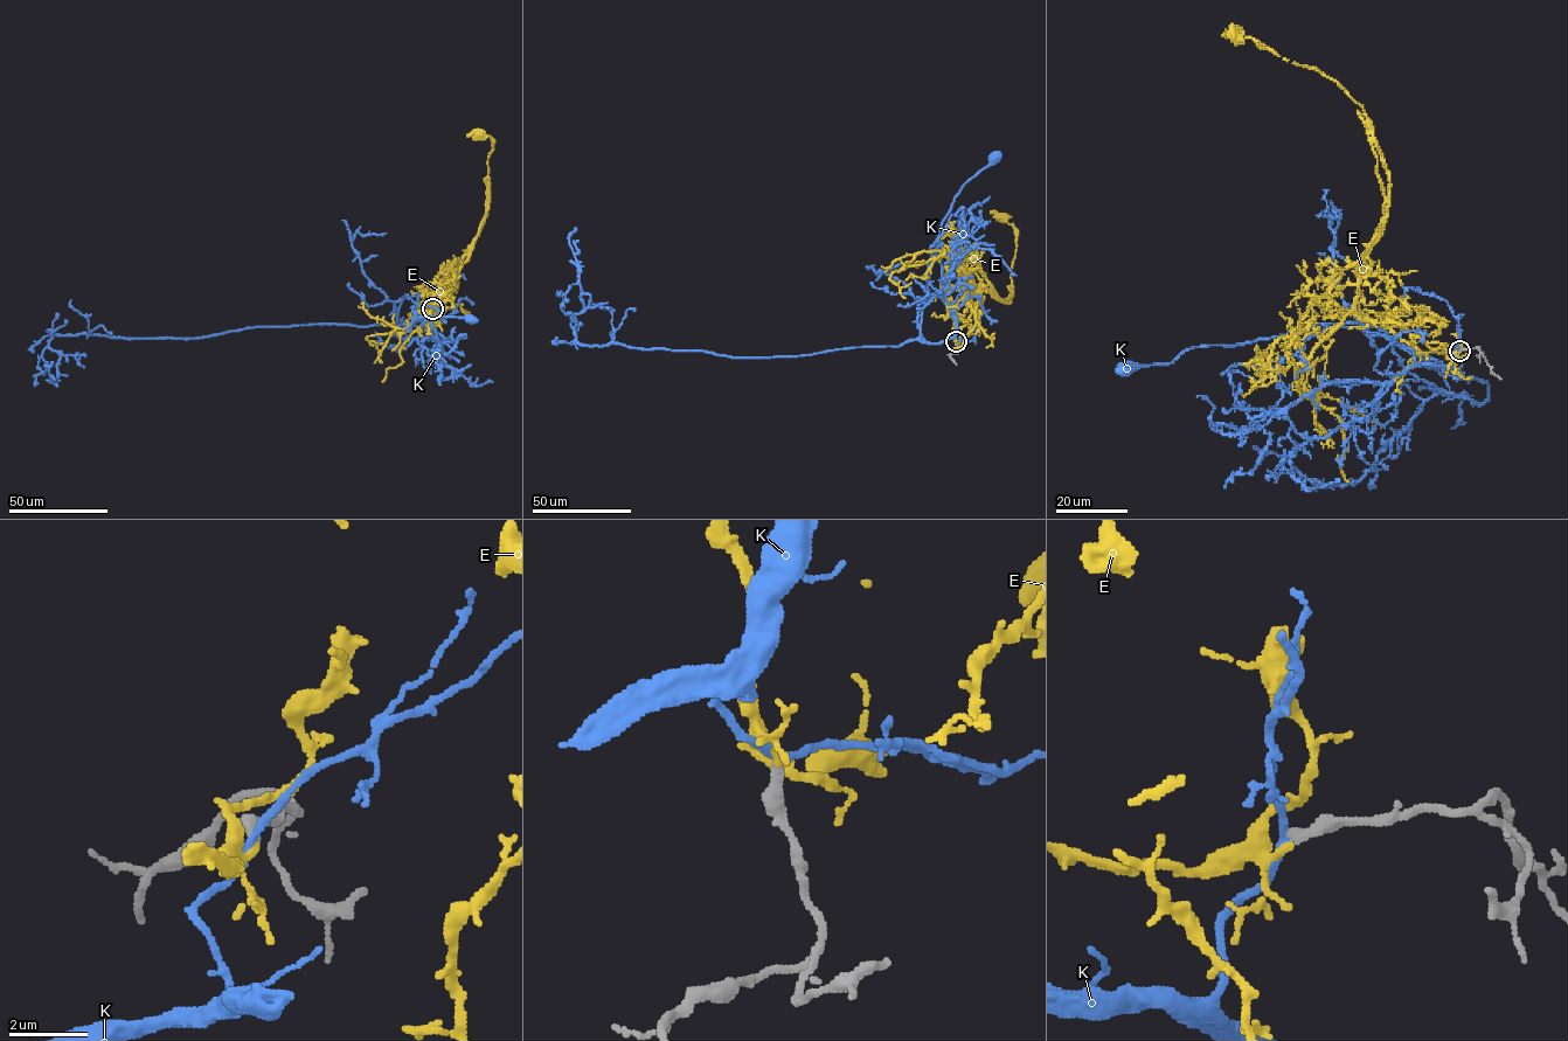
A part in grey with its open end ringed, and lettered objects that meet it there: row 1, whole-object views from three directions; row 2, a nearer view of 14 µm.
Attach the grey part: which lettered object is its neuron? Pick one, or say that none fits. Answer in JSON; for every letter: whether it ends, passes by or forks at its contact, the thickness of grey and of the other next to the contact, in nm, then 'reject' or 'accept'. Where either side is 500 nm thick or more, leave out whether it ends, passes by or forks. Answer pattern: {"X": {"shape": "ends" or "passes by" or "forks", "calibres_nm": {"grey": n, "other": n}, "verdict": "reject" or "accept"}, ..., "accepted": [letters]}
{"E": {"shape": "passes by", "calibres_nm": {"grey": 360, "other": 150}, "verdict": "accept"}, "K": {"shape": "passes by", "calibres_nm": {"grey": 320, "other": 160}, "verdict": "reject"}, "accepted": ["E"]}

